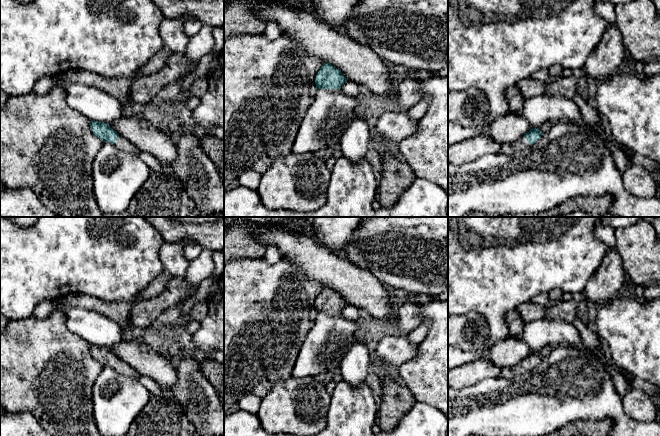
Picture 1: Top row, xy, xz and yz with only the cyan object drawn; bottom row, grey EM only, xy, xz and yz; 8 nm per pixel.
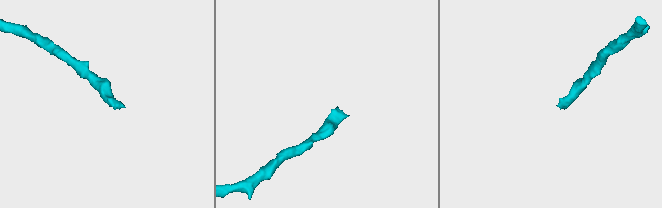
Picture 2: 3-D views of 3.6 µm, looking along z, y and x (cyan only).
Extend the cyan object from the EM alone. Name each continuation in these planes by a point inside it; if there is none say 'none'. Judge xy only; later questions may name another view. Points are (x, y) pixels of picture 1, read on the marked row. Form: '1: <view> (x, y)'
1: xy (122, 144)

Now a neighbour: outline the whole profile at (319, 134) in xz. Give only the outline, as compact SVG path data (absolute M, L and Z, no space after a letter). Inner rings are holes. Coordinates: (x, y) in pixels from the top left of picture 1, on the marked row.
M317 89L314 101L302 119L291 152L297 154L321 152L340 143L345 129L352 118L356 116L355 108L358 104L357 95L346 95L340 89Z

